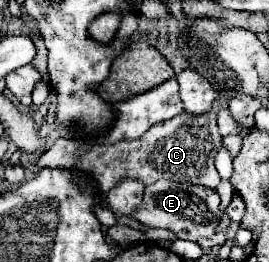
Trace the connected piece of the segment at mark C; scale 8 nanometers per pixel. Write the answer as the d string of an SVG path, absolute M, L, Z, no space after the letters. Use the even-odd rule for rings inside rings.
M217 97L213 107L205 115L181 113L173 119L151 125L139 139L123 139L113 145L77 145L67 137L55 141L55 145L43 151L35 167L75 167L91 175L103 193L109 193L121 179L137 179L143 185L155 183L159 179L181 179L181 183L203 185L217 189L221 177L215 169L215 157L223 147L223 137L217 127L219 109L229 107L225 97Z

